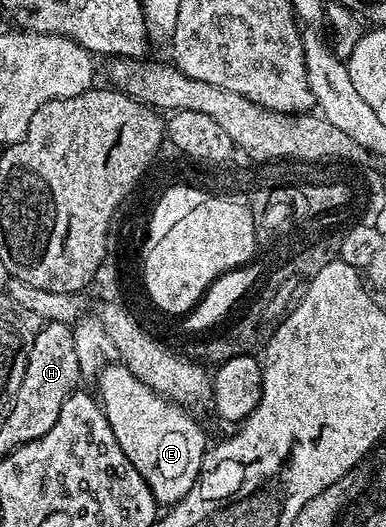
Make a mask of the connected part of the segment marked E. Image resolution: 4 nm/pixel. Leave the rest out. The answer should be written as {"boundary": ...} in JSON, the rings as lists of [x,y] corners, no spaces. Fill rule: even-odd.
{"boundary":[[[109,363],[96,377],[95,384],[101,391],[99,403],[105,410],[111,434],[115,434],[131,466],[143,474],[143,482],[147,482],[158,505],[178,504],[201,474],[201,463],[207,451],[204,430],[185,413],[188,411],[182,405],[151,390],[151,386],[135,378],[123,363]]]}

